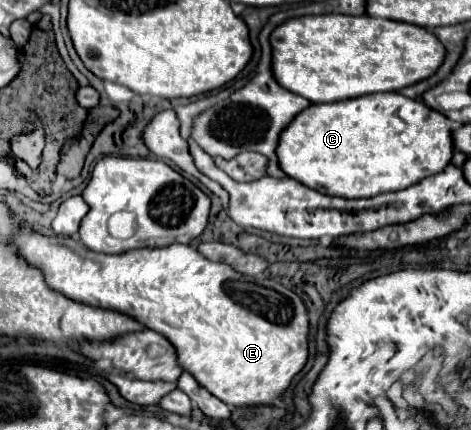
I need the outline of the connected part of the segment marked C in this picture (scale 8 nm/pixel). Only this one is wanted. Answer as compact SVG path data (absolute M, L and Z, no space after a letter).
M399 92L367 94L331 104L311 104L281 130L275 152L279 168L303 186L329 196L369 198L403 190L441 172L453 156L451 122Z

